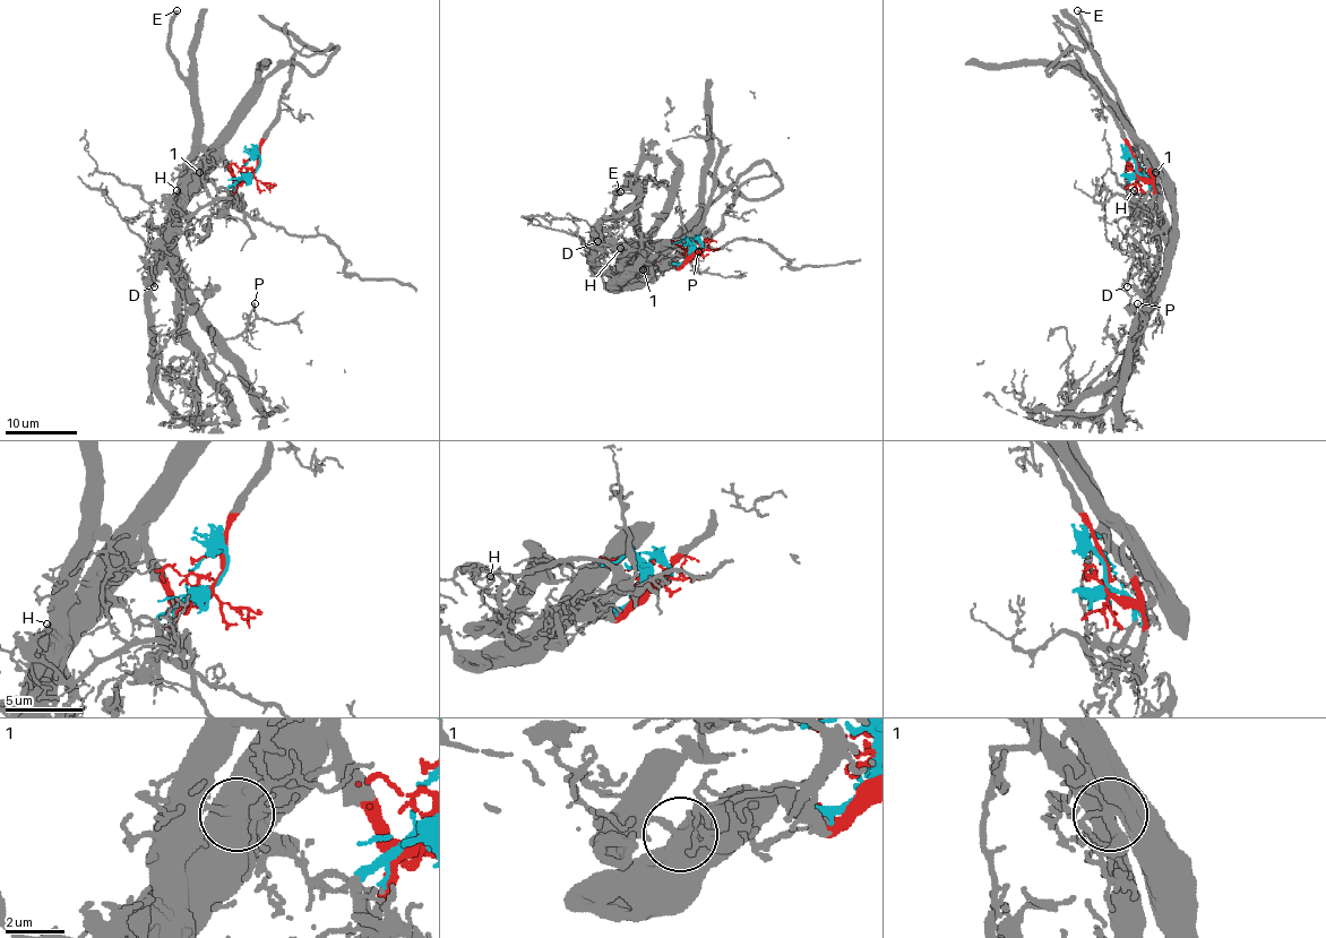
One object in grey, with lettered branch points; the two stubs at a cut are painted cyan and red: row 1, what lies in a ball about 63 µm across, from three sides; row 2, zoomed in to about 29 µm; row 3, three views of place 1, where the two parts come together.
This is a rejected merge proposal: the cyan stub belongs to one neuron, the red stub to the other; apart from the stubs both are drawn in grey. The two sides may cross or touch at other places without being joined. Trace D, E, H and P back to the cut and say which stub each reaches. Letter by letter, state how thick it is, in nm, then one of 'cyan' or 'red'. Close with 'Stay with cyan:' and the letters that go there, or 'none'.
D: 130 nm | cyan
E: 320 nm | cyan
H: 150 nm | cyan
P: 140 nm | red
Stay with cyan: D, E, H

